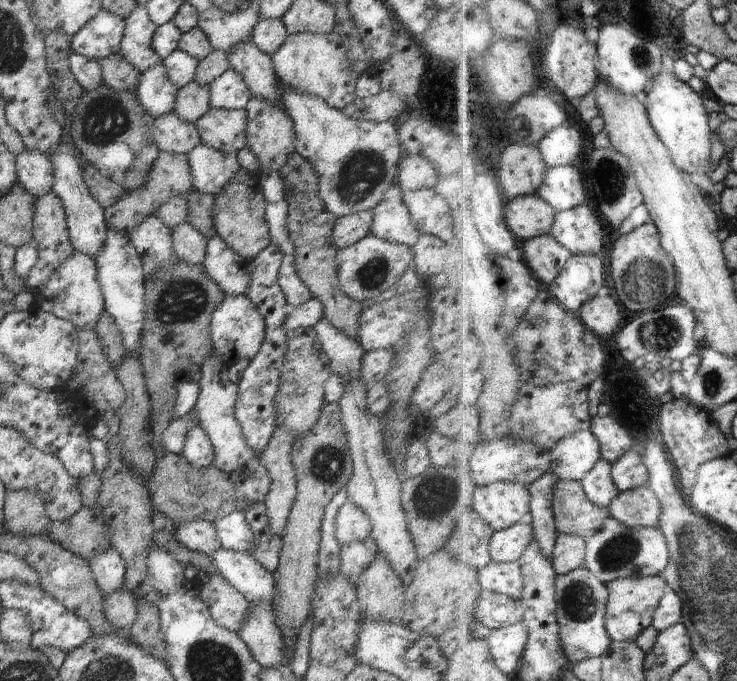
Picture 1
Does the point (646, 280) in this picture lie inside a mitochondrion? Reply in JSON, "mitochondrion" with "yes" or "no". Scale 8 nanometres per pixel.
{"mitochondrion":"yes"}

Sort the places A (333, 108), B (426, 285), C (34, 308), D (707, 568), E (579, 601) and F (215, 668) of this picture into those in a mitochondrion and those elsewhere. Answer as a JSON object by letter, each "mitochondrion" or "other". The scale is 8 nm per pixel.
{"A":"other","B":"other","C":"other","D":"mitochondrion","E":"mitochondrion","F":"mitochondrion"}

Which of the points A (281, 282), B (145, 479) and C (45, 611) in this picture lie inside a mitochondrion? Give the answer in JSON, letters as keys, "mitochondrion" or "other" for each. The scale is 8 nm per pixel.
{"A":"other","B":"other","C":"other"}

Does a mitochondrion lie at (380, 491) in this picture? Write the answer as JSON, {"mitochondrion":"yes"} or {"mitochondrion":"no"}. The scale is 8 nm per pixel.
{"mitochondrion":"no"}

